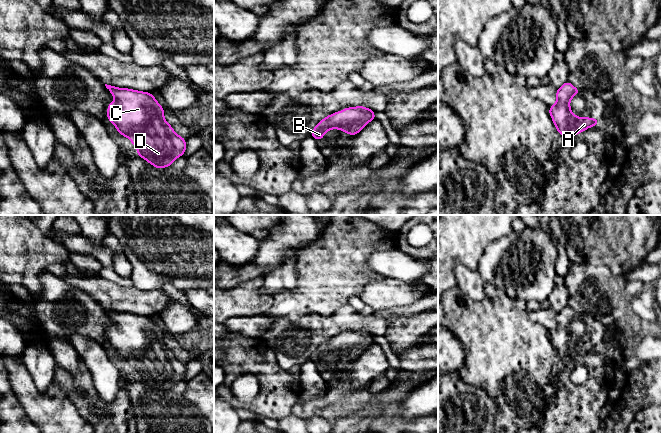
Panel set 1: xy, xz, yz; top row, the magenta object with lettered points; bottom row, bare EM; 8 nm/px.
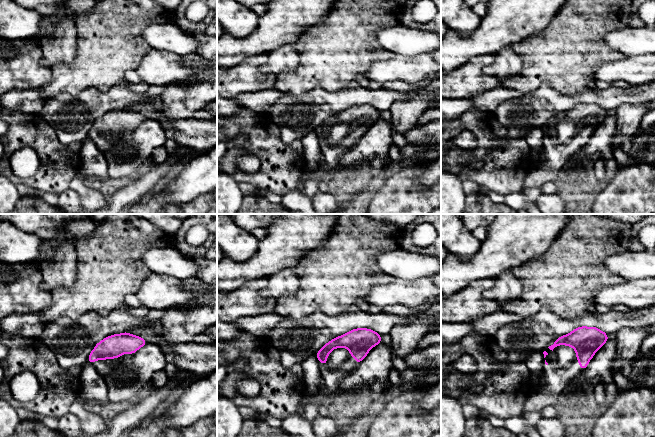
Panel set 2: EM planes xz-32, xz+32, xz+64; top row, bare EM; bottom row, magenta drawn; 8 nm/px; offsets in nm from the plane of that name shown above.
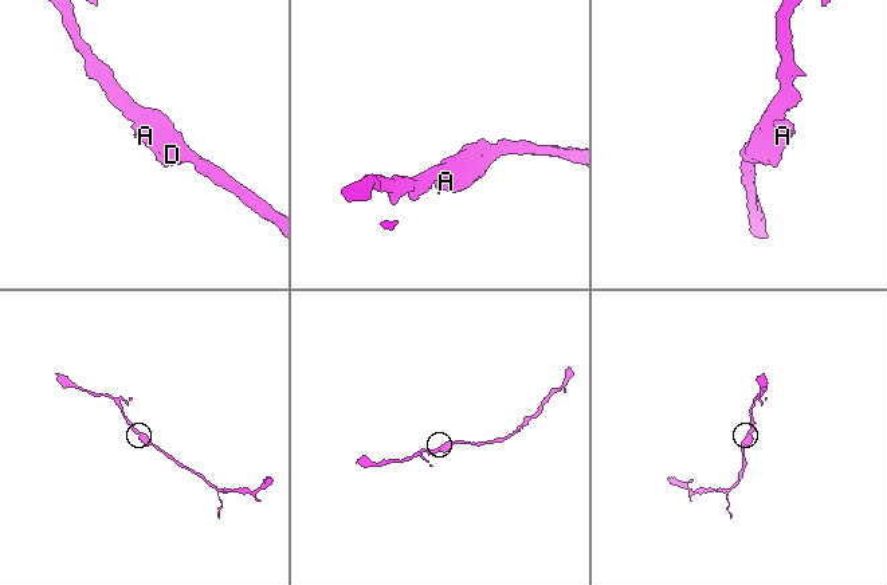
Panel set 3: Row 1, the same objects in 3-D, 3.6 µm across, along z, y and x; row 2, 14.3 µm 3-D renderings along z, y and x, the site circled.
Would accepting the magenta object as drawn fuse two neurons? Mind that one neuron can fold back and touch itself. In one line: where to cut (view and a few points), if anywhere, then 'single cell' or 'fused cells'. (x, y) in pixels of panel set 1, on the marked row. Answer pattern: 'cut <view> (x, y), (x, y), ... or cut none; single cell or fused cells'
cut none; single cell

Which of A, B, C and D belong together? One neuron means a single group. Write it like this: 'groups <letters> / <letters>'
groups A B C D

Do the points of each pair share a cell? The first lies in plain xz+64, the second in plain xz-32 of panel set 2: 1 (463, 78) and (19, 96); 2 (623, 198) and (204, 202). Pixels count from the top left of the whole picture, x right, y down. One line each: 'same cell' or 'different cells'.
1: different cells
2: same cell

